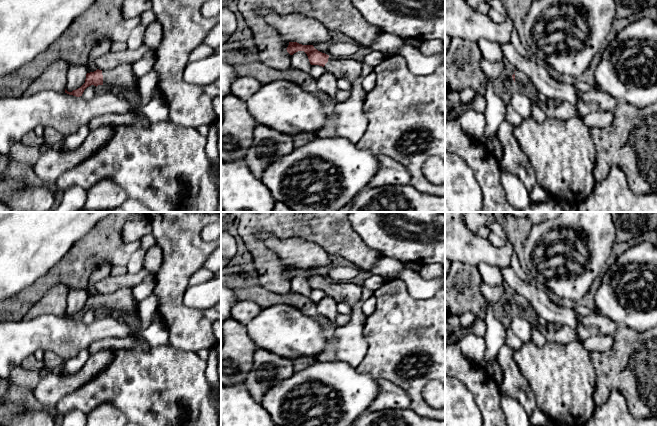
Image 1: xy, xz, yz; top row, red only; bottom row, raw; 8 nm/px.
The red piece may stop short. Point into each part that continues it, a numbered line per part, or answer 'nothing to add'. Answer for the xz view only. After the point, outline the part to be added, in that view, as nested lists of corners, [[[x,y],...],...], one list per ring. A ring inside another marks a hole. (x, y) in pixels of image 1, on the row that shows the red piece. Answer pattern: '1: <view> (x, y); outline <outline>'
1: xz (349, 69); outline [[[329,56],[324,68],[325,70],[331,71],[337,78],[346,79],[352,83],[362,73],[362,63],[350,58],[339,60]]]

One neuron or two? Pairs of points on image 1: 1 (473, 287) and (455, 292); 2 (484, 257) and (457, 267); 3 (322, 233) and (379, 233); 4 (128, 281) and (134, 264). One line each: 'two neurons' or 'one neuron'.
1: one neuron
2: two neurons
3: two neurons
4: two neurons

